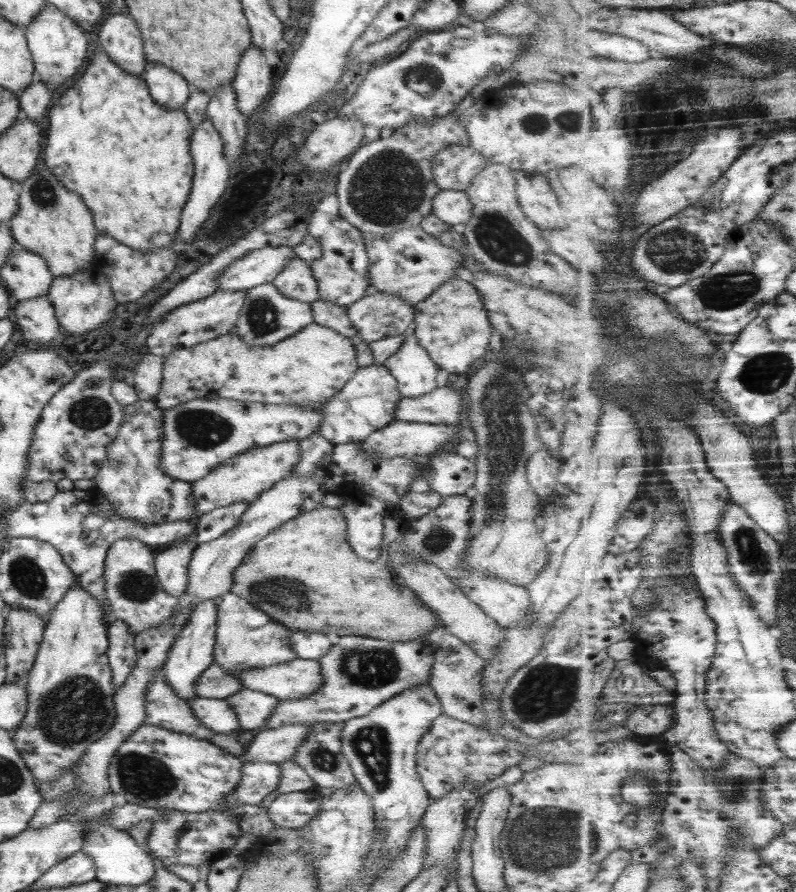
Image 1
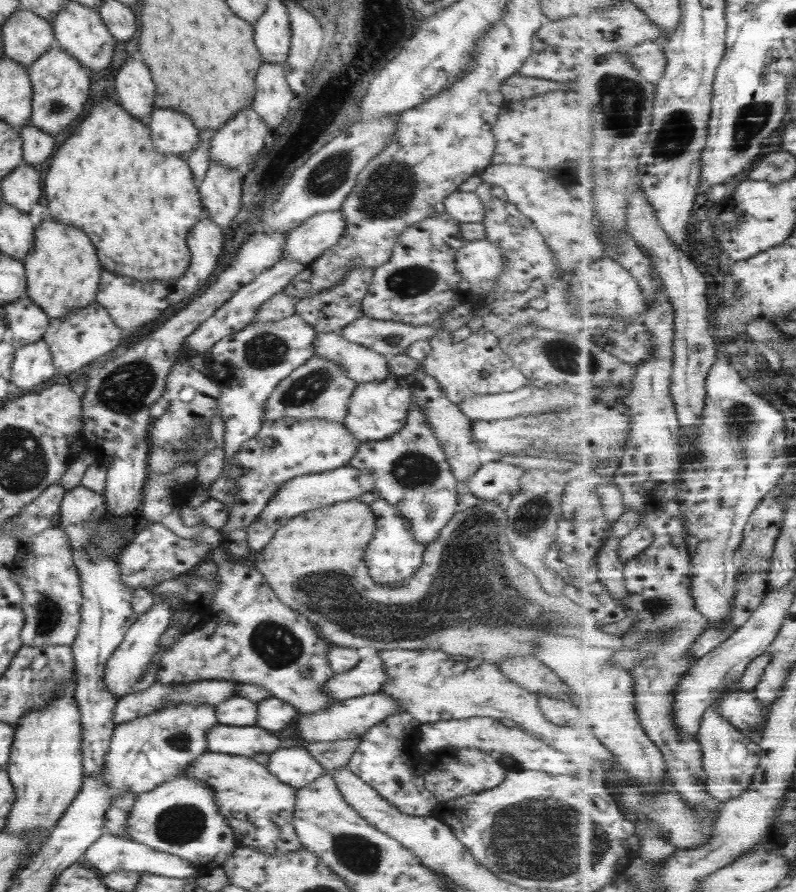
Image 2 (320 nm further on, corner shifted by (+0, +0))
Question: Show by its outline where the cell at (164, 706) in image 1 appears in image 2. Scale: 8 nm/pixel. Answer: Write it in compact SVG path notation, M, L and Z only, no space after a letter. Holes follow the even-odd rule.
M215 724L205 733L208 752L231 754L251 758L255 754L275 753L279 749L277 733L257 726L225 726Z

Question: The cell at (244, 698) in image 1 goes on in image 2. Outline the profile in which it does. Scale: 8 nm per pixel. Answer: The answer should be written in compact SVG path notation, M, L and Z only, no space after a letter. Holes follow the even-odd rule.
M271 696L257 702L255 710L257 717L254 726L271 733L283 730L295 718L295 714L298 714L289 703Z

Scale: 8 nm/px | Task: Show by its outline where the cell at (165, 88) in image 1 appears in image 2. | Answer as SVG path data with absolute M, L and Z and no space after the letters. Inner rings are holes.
M155 108L149 116L153 148L163 156L187 158L197 146L199 135L195 126L181 112Z

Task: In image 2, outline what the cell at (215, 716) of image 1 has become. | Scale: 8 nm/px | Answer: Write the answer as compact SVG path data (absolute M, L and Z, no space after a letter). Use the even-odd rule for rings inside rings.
M233 695L215 706L215 720L225 726L252 726L257 717L256 702Z

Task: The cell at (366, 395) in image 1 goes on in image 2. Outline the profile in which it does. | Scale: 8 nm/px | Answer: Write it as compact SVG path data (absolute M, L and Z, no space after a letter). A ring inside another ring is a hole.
M389 373L380 382L355 385L342 423L360 442L383 440L395 434L405 424L410 401L411 391L408 384L403 378Z

